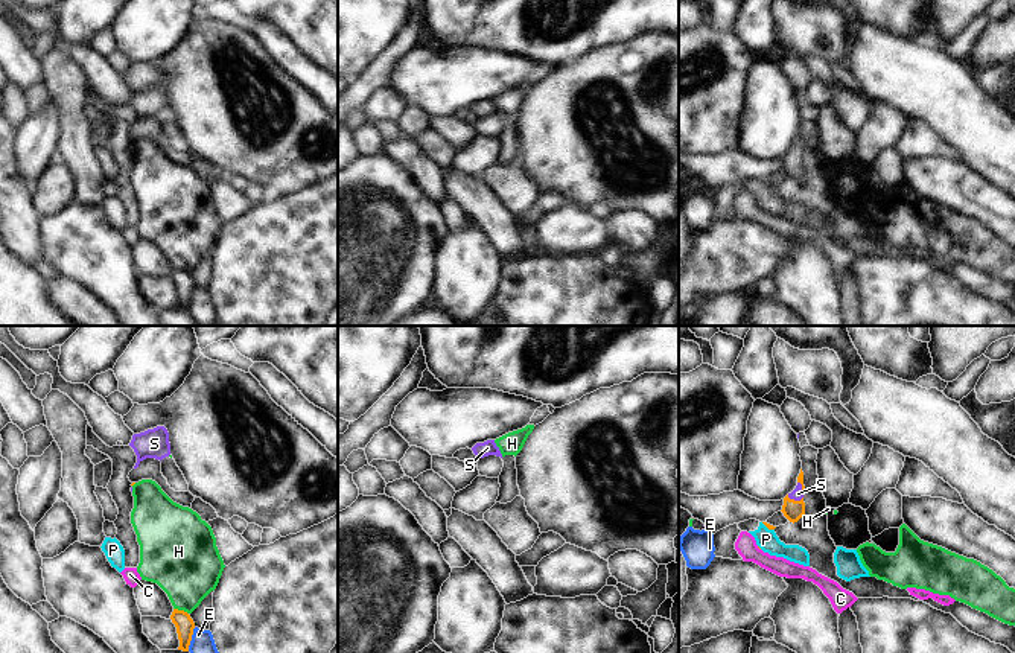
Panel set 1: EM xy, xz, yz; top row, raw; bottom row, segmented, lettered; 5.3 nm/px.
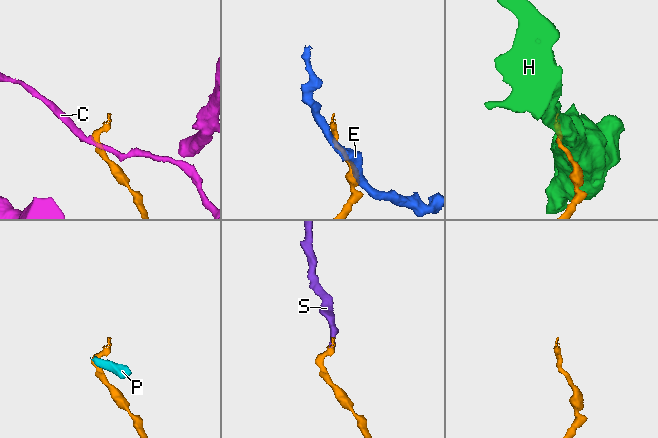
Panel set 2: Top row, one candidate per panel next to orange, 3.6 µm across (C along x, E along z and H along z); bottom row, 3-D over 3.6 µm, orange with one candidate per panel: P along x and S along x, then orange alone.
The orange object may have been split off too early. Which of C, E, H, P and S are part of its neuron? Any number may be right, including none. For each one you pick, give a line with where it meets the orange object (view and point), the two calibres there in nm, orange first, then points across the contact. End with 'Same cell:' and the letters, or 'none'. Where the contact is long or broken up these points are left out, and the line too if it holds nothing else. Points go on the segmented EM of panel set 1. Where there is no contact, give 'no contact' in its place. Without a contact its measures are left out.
S: meets orange in yz at (793, 500); 110 nm thick on the orange side, 60 nm on the other; runs through yz (793, 510), (793, 500), (798, 493)
Same cell: S

